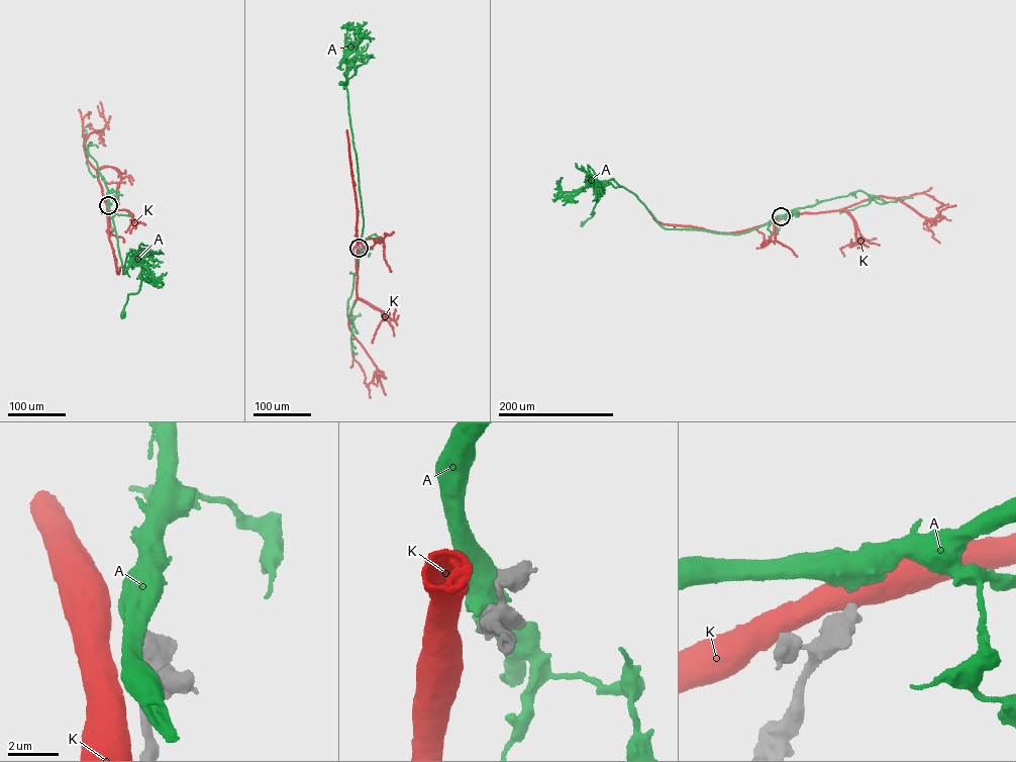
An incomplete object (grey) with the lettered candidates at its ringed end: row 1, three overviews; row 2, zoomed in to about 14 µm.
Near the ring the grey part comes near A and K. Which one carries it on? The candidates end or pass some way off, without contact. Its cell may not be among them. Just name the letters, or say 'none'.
A

